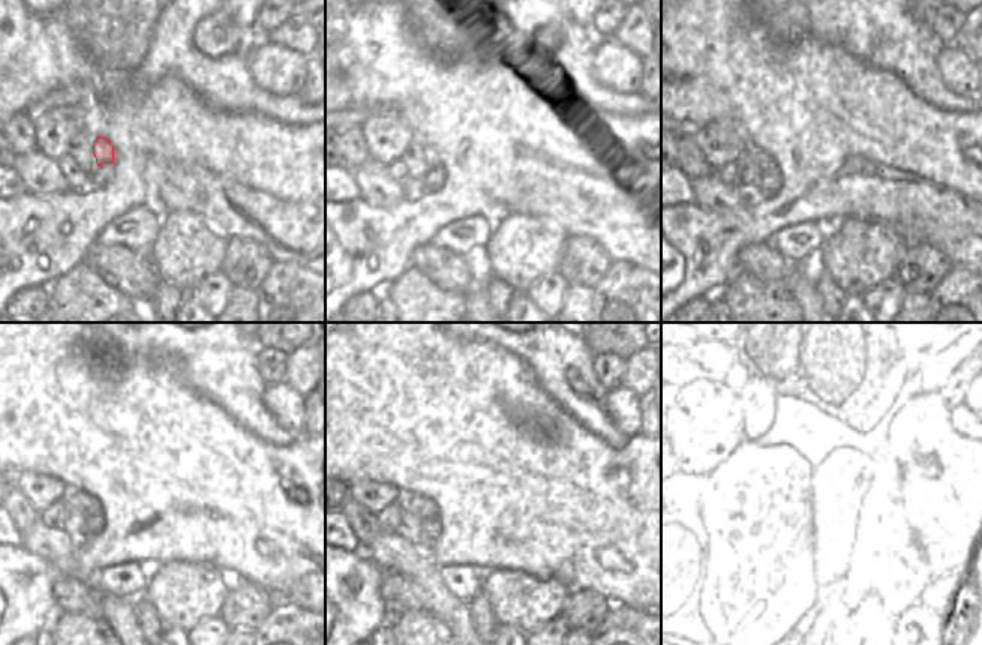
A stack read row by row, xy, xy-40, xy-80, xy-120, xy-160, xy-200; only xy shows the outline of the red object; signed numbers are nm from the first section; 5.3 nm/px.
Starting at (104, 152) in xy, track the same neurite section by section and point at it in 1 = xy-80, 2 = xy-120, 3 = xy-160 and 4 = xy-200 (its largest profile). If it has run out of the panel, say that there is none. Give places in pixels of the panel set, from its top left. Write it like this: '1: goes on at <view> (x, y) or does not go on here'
1: goes on at xy-80 (765, 162)
2: goes on at xy-120 (86, 503)
3: goes on at xy-160 (422, 507)
4: goes on at xy-200 (754, 509)

